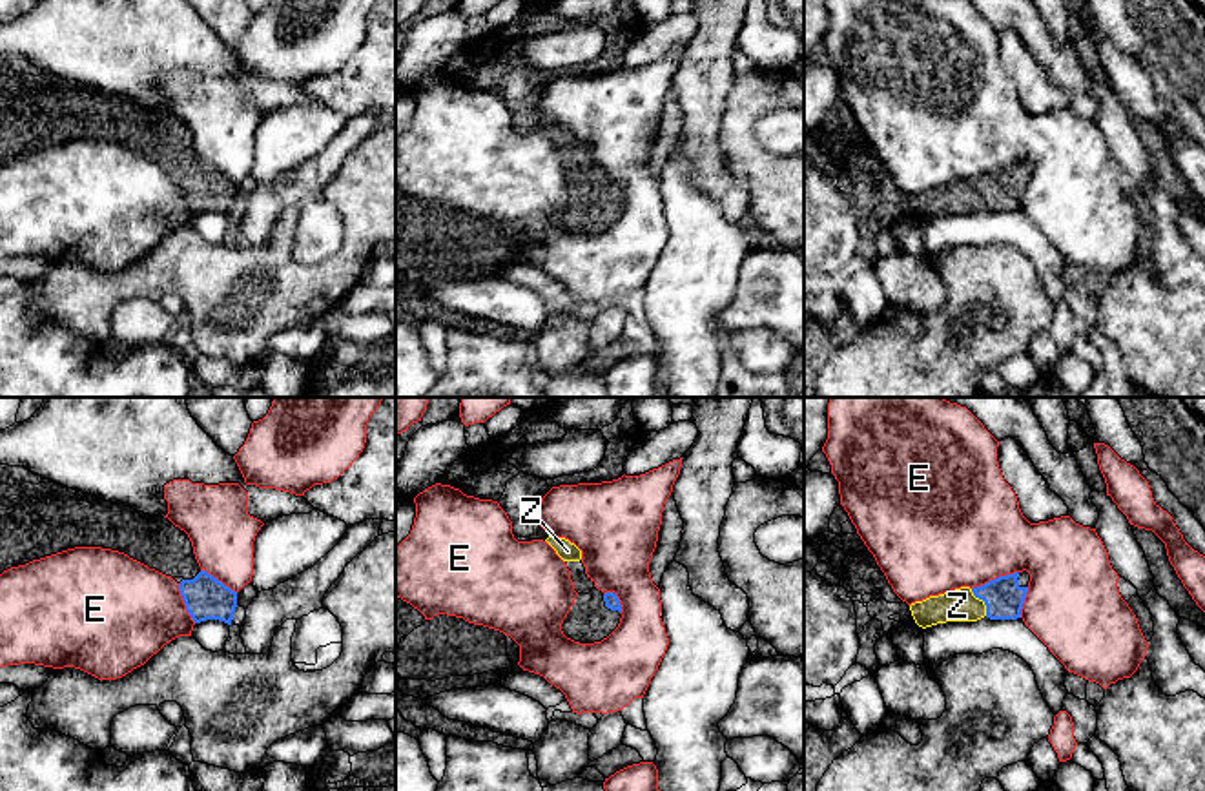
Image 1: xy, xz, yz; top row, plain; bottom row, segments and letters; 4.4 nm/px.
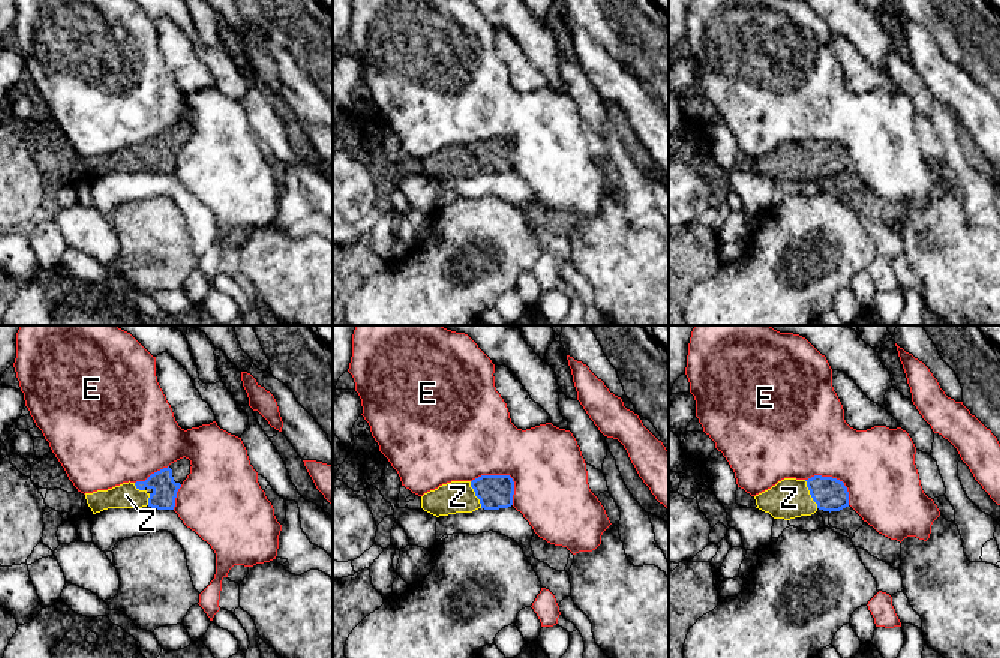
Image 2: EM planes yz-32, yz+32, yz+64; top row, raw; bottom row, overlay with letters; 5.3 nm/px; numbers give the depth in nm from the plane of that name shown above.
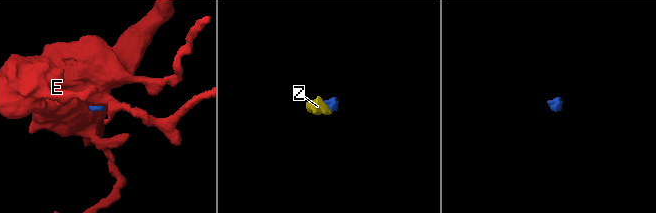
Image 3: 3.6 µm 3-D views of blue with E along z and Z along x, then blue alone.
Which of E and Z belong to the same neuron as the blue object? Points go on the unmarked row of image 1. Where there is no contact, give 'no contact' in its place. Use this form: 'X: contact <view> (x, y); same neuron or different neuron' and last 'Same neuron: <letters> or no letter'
E: contact yz (996, 170); different neuron
Z: contact yz (983, 192); same neuron
Same neuron: Z

